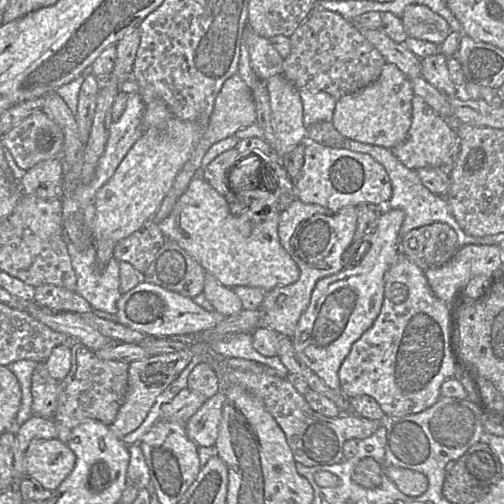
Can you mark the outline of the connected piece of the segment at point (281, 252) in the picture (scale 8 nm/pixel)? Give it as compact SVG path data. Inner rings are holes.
M257 156L246 158L230 172L232 188L246 199L248 206L240 215L233 215L225 197L201 175L196 175L175 203L170 215L158 226L167 239L177 242L206 273L213 275L223 286L257 287L268 292L296 282L300 271L279 240L278 198L272 188L264 190L259 187L259 159Z

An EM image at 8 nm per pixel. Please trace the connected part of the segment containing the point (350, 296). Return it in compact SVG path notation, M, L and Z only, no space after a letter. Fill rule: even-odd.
M384 207L375 231L363 235L357 242L359 265L343 268L336 274L318 280L308 308L298 321L291 338L296 355L332 389L340 390L338 371L343 360L352 344L379 315L384 294L384 274L398 259L399 230L404 217L403 210Z

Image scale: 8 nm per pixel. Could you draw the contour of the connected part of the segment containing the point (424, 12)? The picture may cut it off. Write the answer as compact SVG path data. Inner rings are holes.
M422 4L406 6L401 20L409 38L431 42L437 46L451 32L444 18Z

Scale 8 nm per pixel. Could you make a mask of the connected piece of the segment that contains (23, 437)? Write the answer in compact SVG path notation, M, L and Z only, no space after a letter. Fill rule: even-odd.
M32 415L14 432L16 435L16 443L13 468L17 485L17 482L26 476L24 458L30 442L36 439L57 438L57 428L54 418L43 418Z

